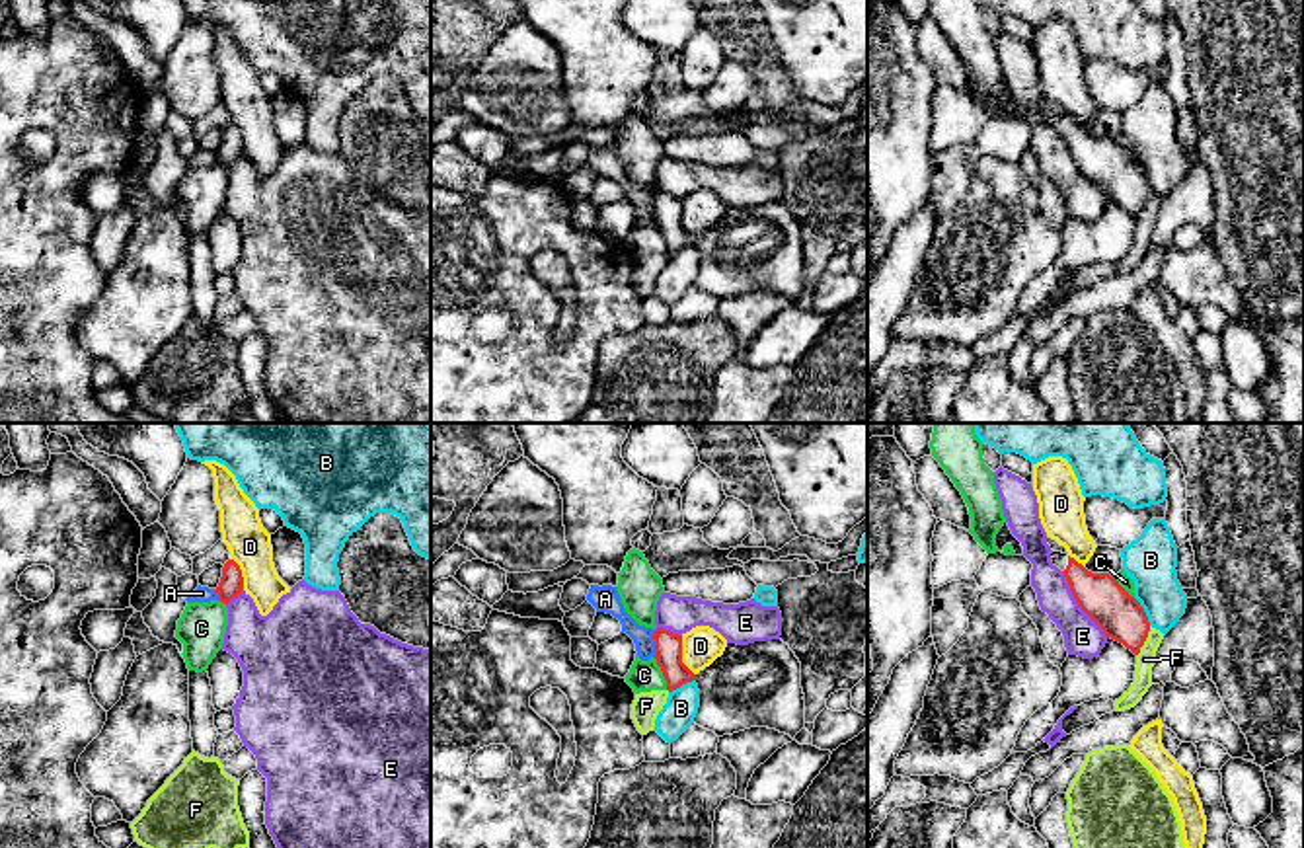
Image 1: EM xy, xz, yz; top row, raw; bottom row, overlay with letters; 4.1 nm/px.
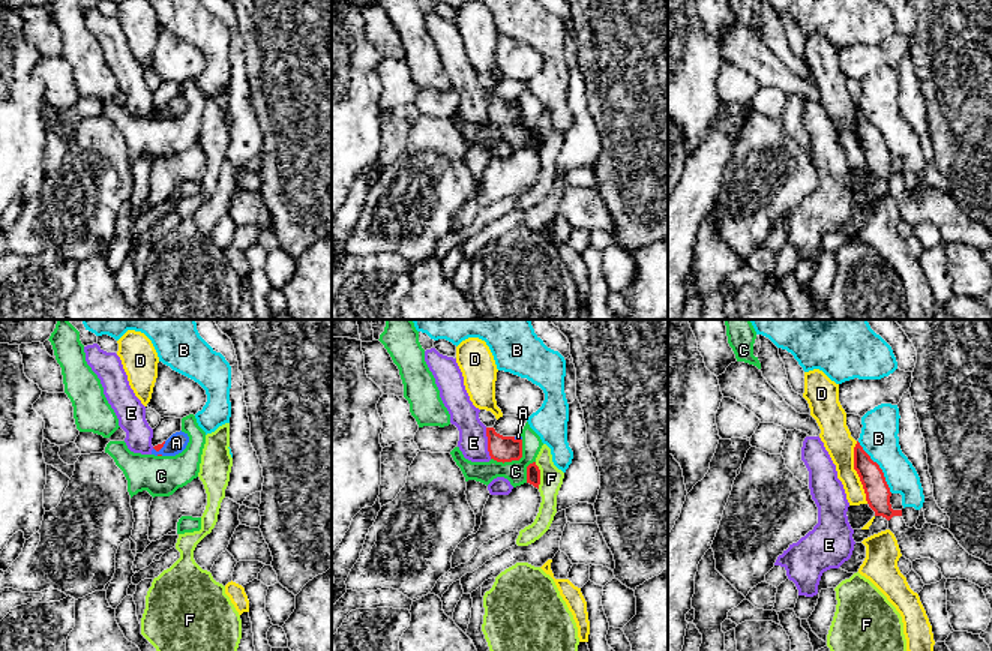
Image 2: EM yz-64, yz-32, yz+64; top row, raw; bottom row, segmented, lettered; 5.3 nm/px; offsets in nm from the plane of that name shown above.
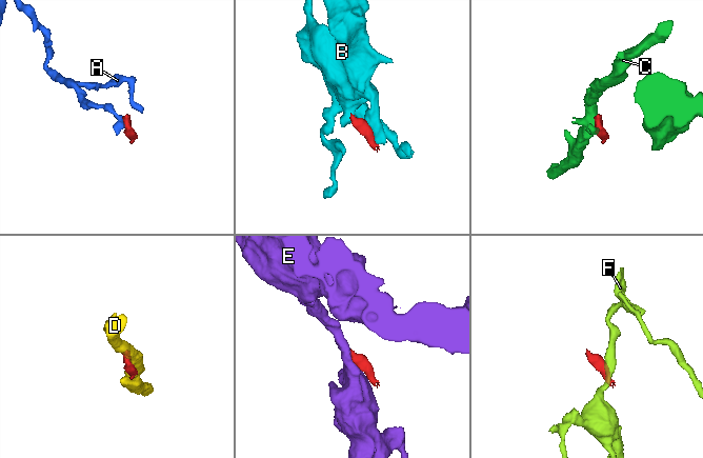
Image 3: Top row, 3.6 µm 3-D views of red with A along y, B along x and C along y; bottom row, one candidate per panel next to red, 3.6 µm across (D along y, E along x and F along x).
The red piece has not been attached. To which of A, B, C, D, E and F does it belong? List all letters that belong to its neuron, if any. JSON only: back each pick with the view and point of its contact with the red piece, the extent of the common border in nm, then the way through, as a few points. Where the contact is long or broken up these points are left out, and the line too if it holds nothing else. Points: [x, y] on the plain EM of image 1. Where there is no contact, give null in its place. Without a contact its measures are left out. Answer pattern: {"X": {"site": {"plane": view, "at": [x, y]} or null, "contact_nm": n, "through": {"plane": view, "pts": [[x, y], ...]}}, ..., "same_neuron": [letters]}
{"same_neuron": []}

